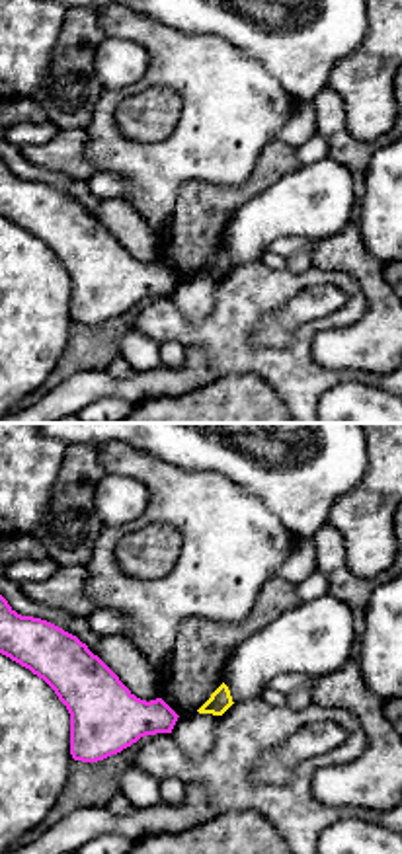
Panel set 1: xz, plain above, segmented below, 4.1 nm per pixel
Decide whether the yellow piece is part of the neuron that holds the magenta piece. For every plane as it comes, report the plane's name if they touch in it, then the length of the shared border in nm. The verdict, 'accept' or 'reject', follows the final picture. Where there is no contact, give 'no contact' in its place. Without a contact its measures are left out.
no contact

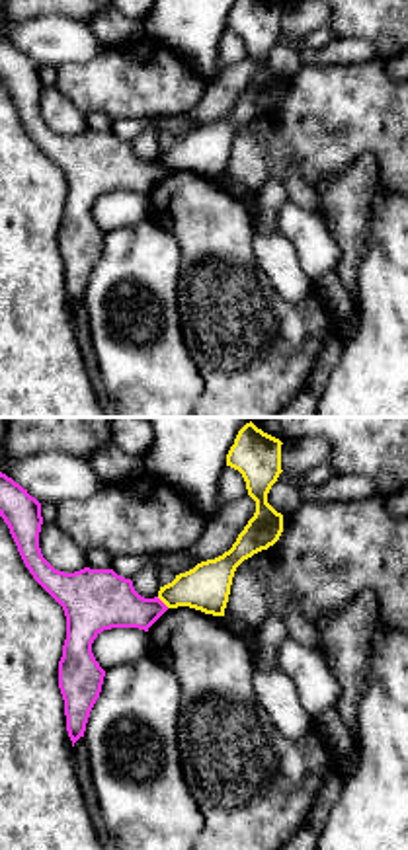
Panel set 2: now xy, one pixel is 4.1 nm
xy | 70 nm

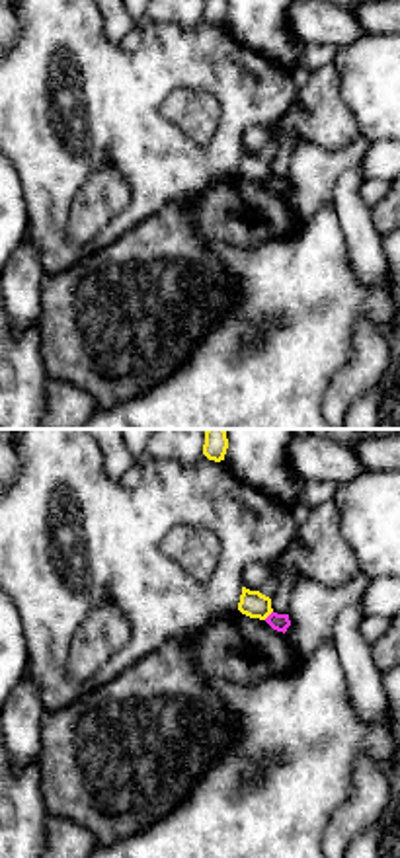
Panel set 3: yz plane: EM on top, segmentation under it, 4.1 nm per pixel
yz | 50 nm

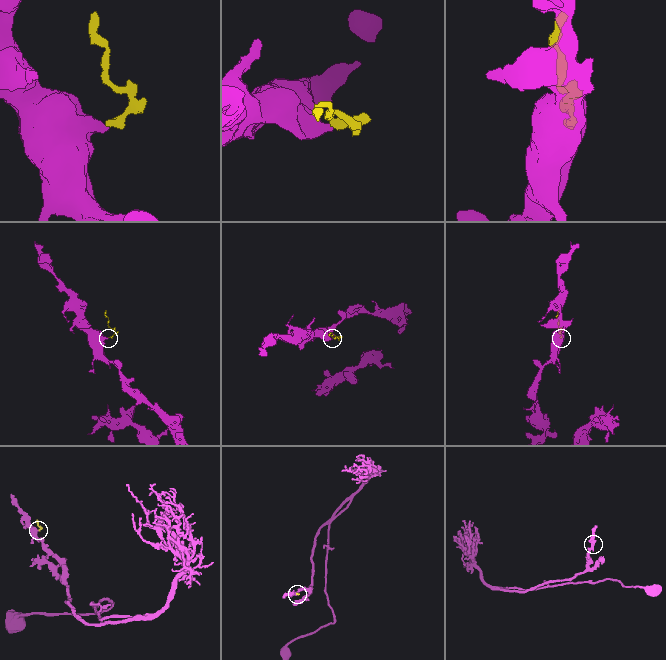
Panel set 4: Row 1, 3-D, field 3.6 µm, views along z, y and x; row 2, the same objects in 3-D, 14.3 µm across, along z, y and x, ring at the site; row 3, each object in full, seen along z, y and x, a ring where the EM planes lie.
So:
reject

